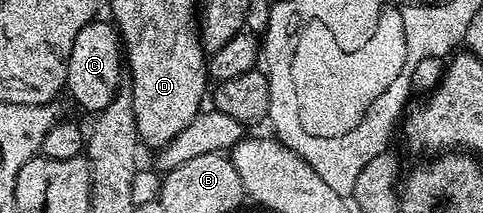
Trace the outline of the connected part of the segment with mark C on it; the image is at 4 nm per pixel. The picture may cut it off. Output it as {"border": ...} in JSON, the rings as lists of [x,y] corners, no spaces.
{"border":[[[95,19],[80,27],[80,35],[72,43],[72,55],[68,59],[66,76],[67,94],[74,96],[74,101],[90,115],[96,115],[118,94],[118,86],[124,81],[124,46],[117,28],[109,20]]]}

